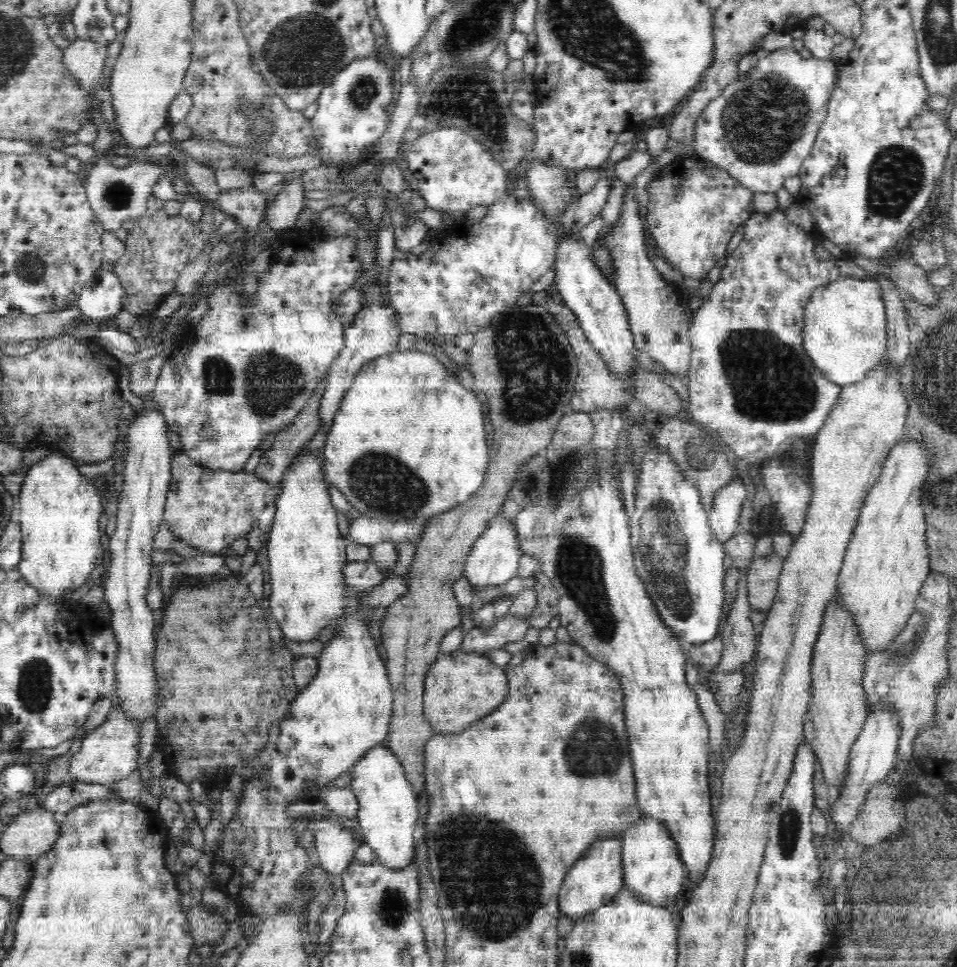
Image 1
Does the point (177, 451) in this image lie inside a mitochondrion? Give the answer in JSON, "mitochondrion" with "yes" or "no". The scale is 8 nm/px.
{"mitochondrion":"no"}

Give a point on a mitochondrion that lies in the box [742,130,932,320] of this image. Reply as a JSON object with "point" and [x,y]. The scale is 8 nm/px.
{"point":[896,175]}

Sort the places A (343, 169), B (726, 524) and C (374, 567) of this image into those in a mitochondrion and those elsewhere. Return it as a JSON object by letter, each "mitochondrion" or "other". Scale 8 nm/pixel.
{"A":"other","B":"other","C":"other"}

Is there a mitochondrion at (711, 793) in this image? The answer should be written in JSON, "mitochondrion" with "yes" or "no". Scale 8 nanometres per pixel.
{"mitochondrion":"no"}

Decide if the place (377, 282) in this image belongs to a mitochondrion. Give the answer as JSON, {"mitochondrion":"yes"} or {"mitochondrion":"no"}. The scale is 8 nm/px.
{"mitochondrion":"no"}

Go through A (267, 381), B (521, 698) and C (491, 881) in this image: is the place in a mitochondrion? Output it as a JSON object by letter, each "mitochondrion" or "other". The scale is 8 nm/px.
{"A":"mitochondrion","B":"other","C":"mitochondrion"}

